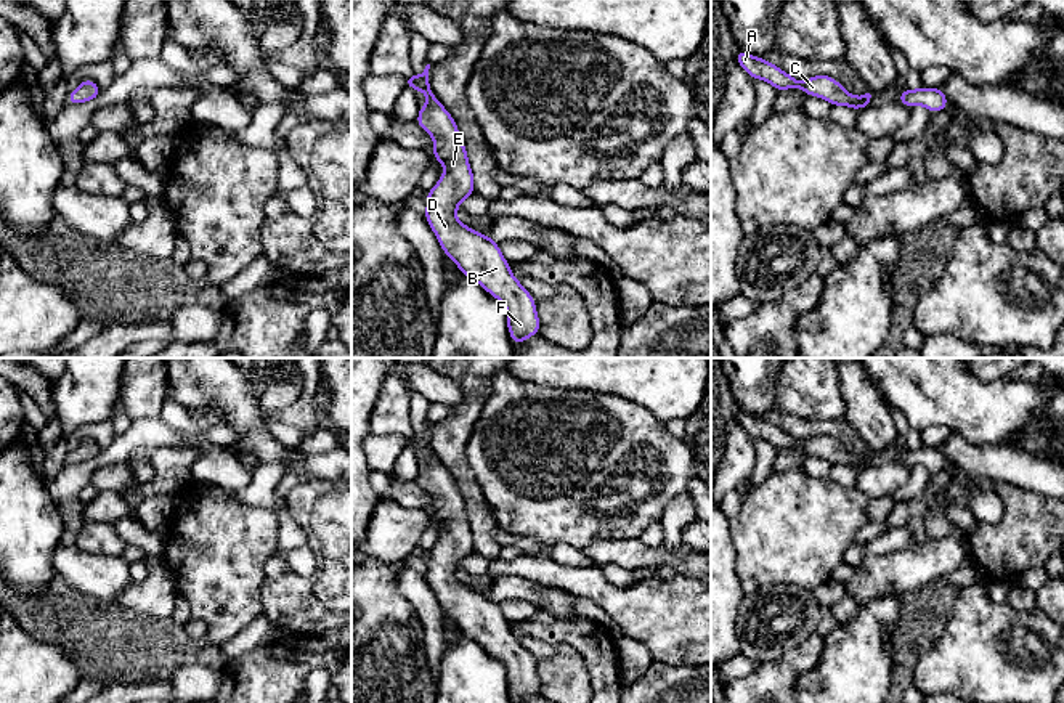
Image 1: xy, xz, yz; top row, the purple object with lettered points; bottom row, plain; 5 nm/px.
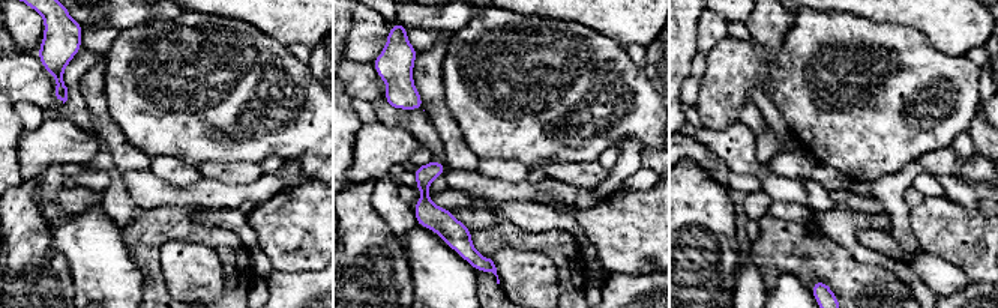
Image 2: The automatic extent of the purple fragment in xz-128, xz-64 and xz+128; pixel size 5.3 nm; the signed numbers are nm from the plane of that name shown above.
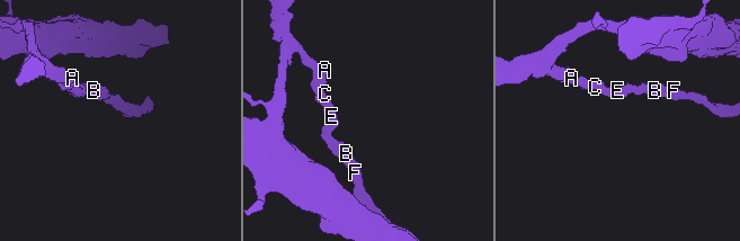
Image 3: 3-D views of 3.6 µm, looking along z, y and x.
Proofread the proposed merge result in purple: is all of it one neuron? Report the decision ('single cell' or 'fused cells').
single cell

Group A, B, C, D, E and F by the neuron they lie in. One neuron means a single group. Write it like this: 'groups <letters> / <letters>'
groups A B C D E F

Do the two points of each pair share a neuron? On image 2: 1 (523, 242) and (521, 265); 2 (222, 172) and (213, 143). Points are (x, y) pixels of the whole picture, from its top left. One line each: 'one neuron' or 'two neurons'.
1: two neurons
2: two neurons

